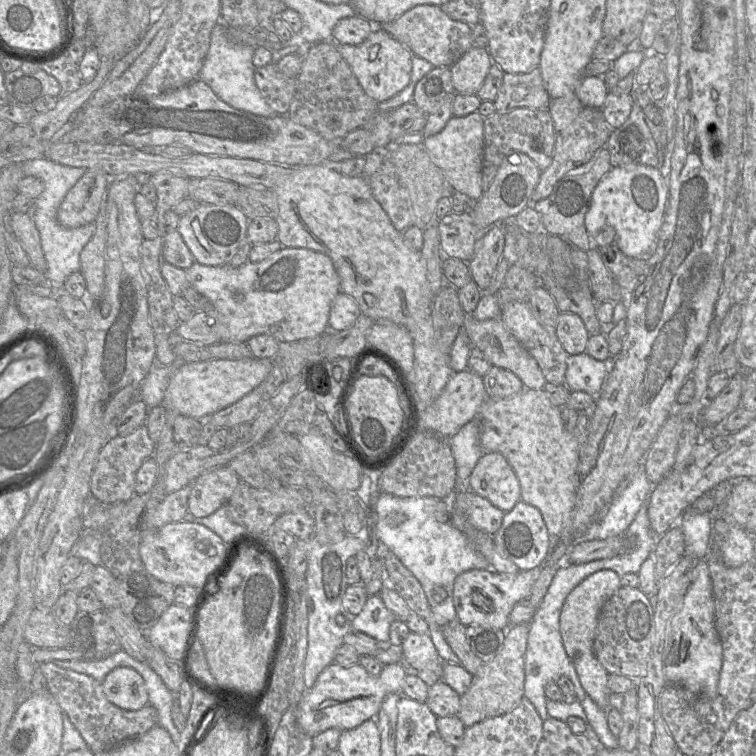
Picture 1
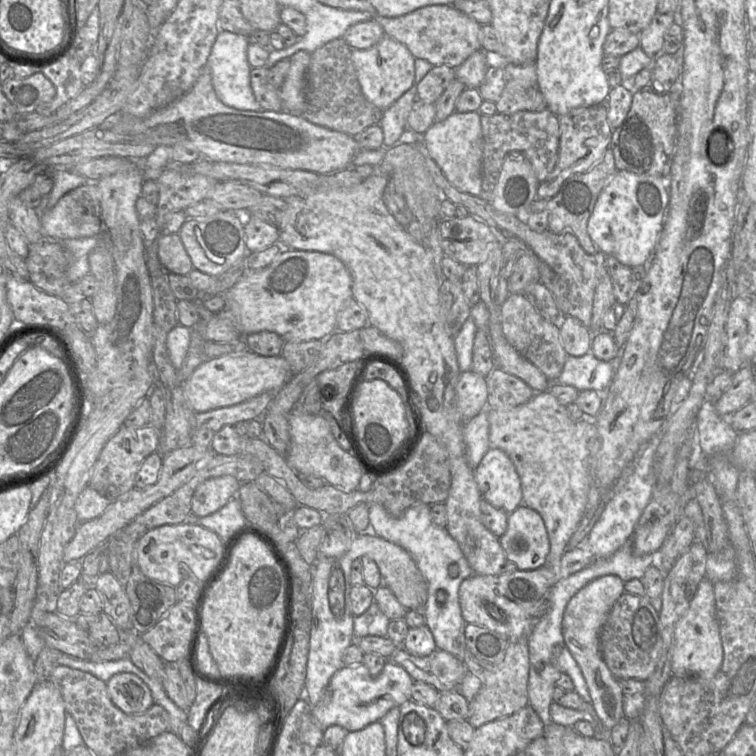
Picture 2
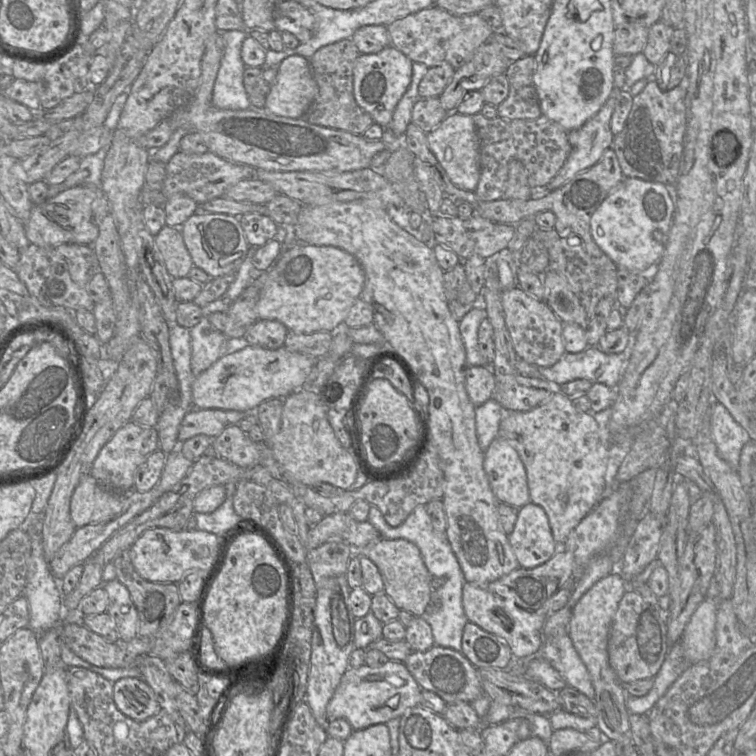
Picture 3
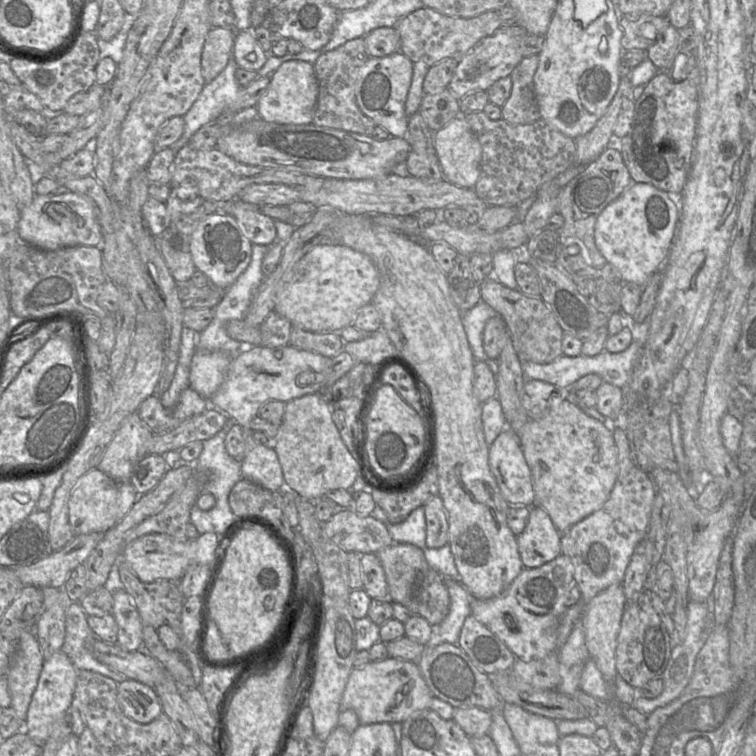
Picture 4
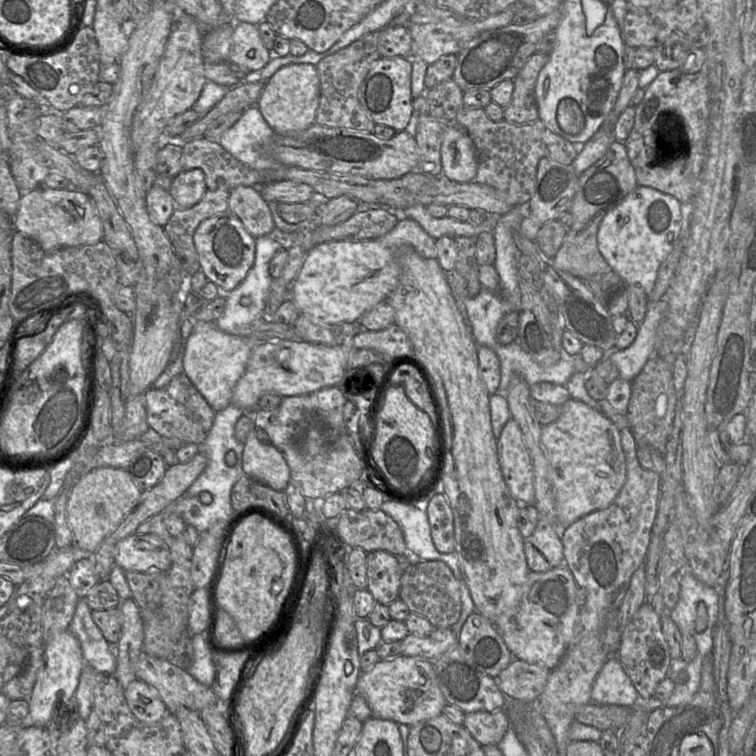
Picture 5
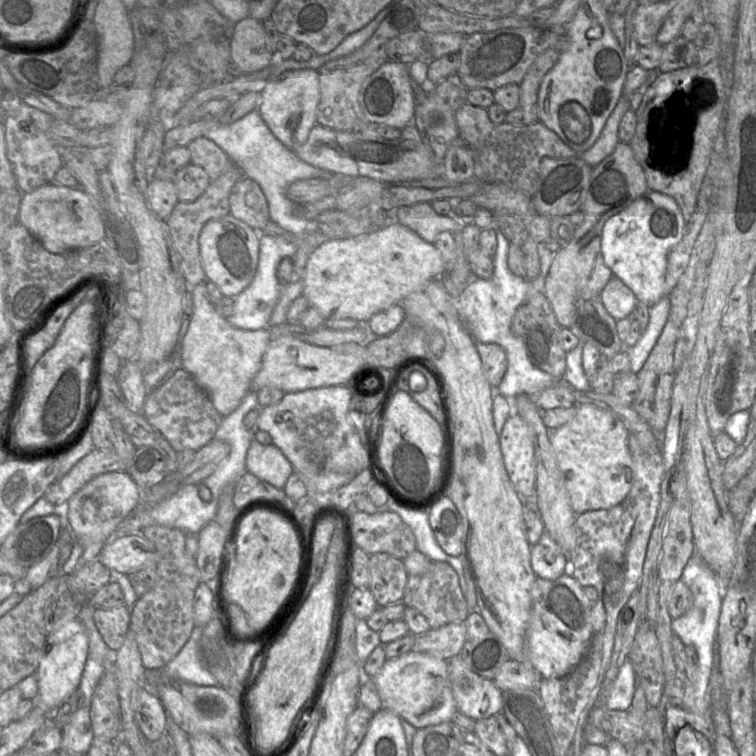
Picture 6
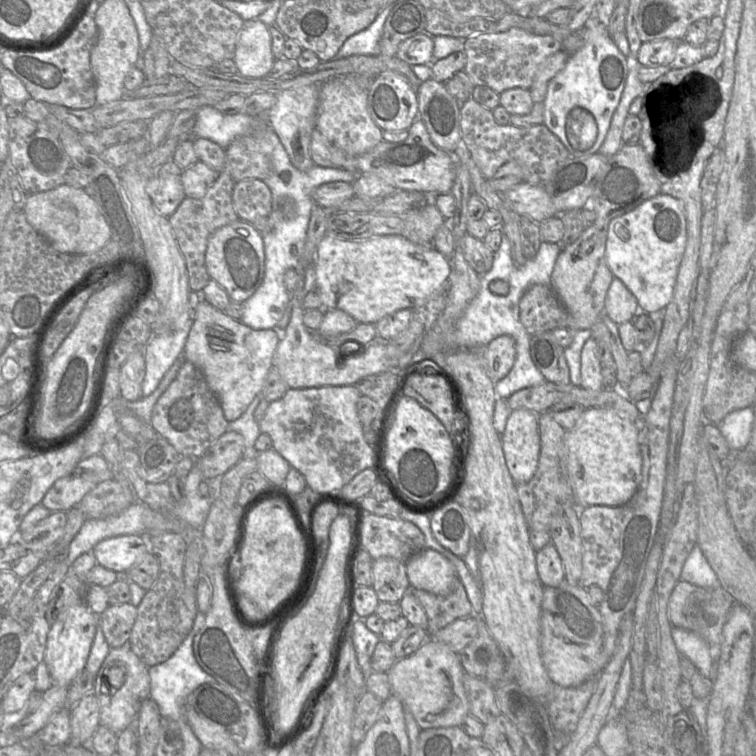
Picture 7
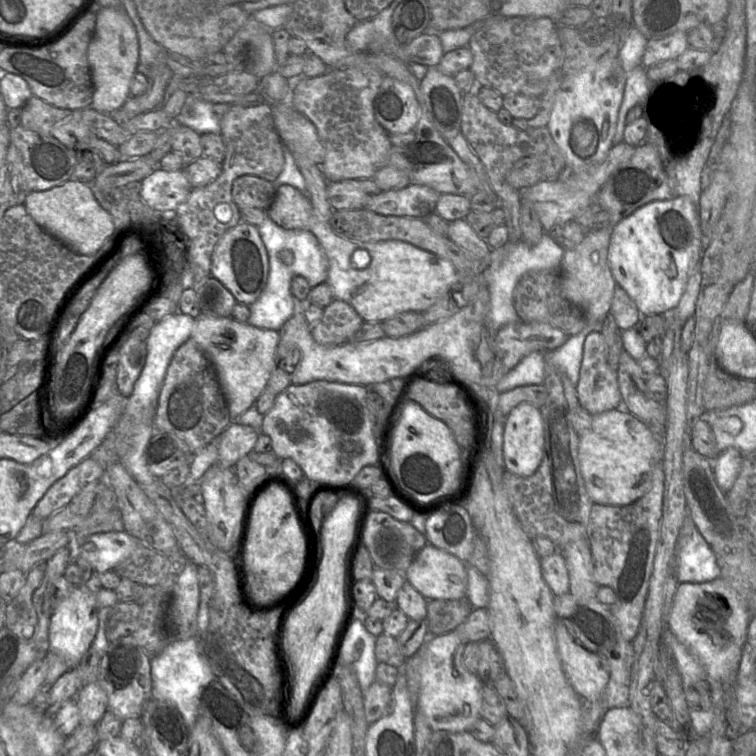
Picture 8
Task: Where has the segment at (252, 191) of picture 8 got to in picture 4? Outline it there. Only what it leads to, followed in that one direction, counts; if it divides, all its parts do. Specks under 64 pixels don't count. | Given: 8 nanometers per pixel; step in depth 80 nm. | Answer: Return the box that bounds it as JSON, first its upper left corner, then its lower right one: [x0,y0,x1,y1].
[226,198,278,246]

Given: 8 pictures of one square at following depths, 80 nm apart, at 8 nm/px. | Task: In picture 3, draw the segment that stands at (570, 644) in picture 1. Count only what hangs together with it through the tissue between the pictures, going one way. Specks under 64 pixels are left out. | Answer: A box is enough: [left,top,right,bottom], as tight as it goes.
[568,572,631,742]

